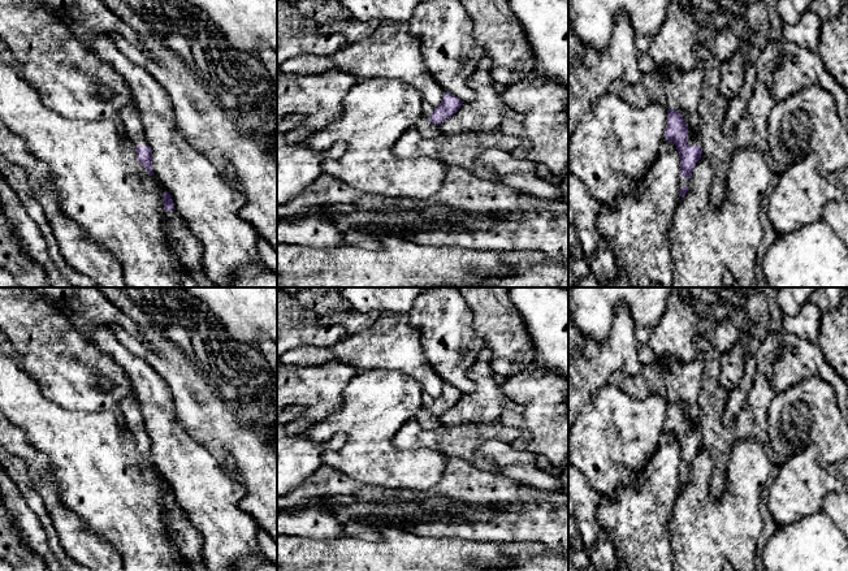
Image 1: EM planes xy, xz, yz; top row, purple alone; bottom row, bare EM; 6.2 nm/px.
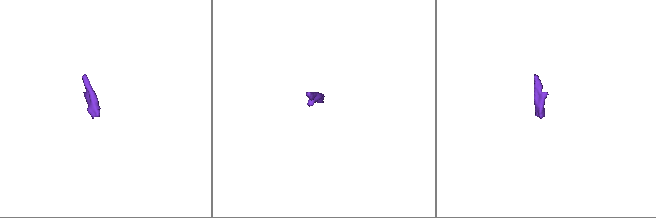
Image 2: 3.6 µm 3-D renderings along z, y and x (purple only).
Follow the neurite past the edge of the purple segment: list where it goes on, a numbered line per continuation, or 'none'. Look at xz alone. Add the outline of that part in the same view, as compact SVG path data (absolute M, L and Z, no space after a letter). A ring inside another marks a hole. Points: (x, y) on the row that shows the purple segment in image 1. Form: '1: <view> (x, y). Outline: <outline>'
1: xz (427, 108). Outline: M423 100L421 104L423 108L423 113L429 117L432 114L432 112L434 111L434 107L432 107L428 101Z

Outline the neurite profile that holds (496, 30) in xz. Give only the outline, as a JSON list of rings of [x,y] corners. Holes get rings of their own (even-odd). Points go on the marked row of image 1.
[[[460,0],[473,23],[473,38],[492,61],[490,75],[505,87],[532,77],[535,57],[523,26],[510,8],[510,0]]]

